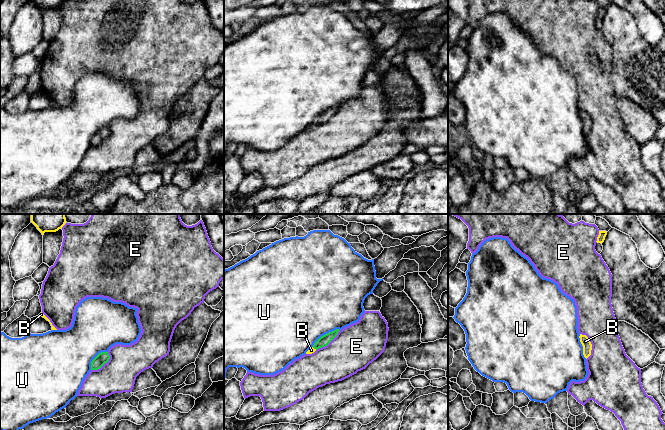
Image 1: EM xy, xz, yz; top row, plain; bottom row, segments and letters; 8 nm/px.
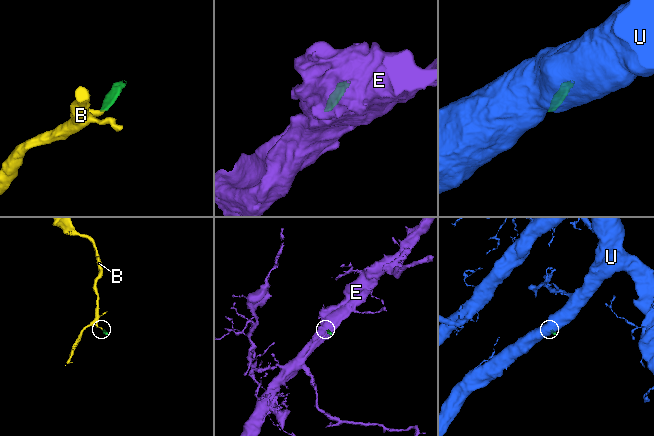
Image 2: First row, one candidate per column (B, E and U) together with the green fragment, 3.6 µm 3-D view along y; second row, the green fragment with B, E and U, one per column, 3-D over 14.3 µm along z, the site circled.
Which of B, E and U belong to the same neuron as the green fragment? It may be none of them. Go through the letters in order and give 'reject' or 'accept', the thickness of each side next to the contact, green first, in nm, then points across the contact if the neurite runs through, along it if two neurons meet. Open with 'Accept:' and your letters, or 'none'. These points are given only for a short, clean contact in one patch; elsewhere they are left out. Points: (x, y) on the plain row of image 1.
Accept: B
B: accept; 90 nm thick on the green side, 50 nm on the other; runs through xz (324, 116), (314, 124), (311, 126)
E: reject; 90 nm thick on the green side, 280 nm on the other
U: reject; 90 nm thick on the green side, 500 nm on the other

